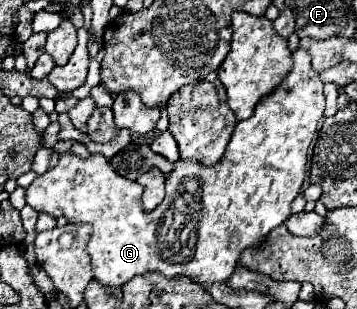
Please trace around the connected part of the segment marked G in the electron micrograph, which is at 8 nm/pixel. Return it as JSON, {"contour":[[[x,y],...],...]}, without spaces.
{"contour":[[[299,48],[293,52],[293,62],[293,70],[283,84],[259,102],[251,118],[237,122],[221,160],[215,166],[201,170],[201,186],[171,186],[169,178],[167,196],[155,212],[143,210],[143,188],[113,172],[109,162],[99,154],[89,156],[87,160],[73,154],[61,154],[59,164],[37,176],[27,188],[29,206],[51,216],[65,216],[71,224],[93,226],[93,236],[87,246],[87,252],[91,252],[93,276],[111,290],[121,288],[133,276],[143,276],[147,272],[159,272],[167,278],[187,276],[199,284],[227,282],[239,264],[241,252],[245,248],[261,248],[267,234],[291,216],[291,202],[301,192],[307,174],[307,150],[323,116],[325,96],[323,82],[319,72],[311,68],[307,50]]]}

